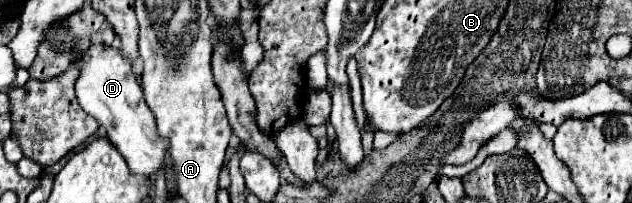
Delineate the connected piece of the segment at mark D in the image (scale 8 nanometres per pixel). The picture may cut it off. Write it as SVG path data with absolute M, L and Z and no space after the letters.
M90 42L90 46L80 52L80 58L74 60L74 66L80 70L76 80L76 98L82 110L94 116L98 124L106 128L108 140L126 158L134 174L146 174L154 178L156 170L164 168L164 148L168 144L164 144L156 132L154 116L144 102L142 88L122 50L104 46L102 42Z

